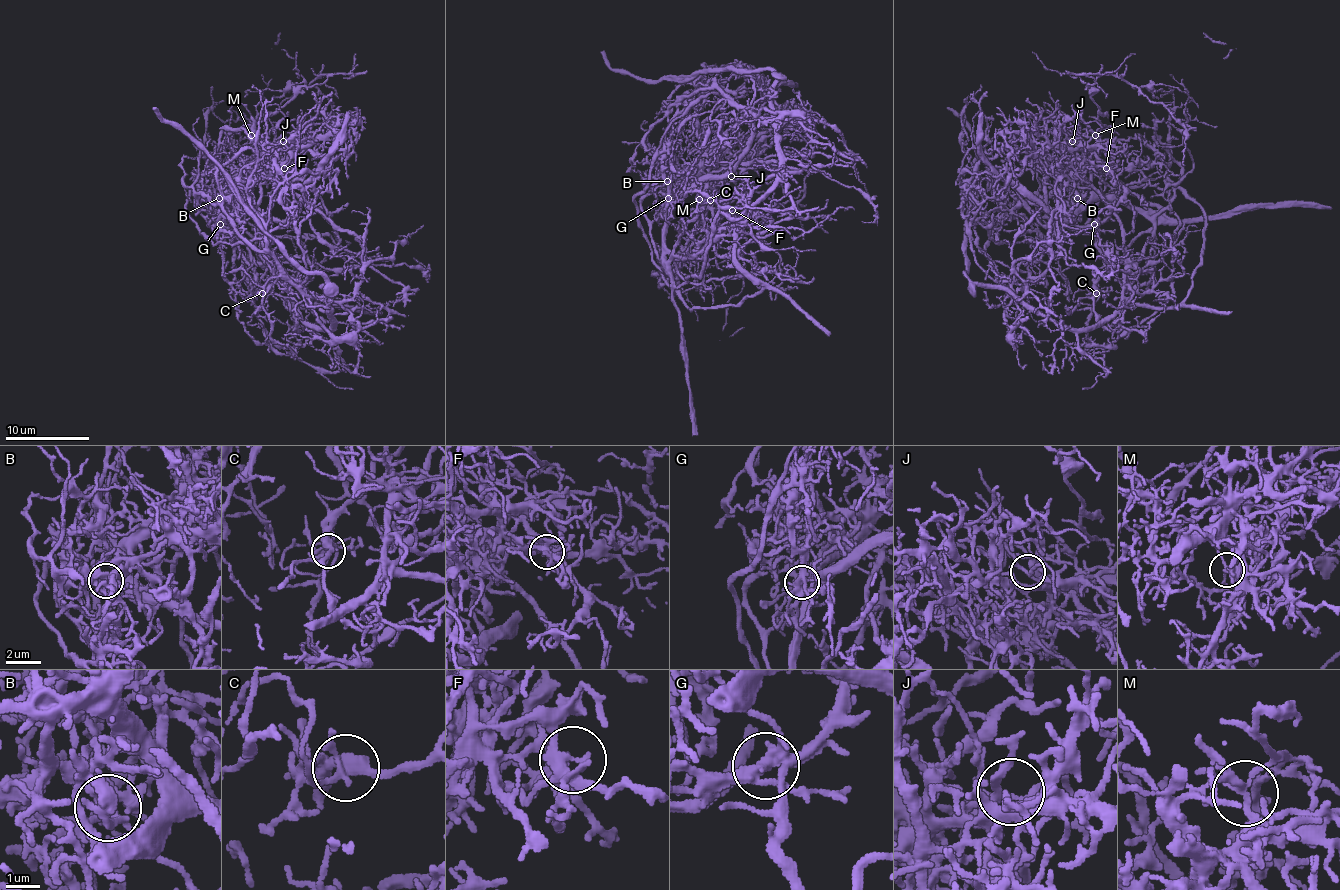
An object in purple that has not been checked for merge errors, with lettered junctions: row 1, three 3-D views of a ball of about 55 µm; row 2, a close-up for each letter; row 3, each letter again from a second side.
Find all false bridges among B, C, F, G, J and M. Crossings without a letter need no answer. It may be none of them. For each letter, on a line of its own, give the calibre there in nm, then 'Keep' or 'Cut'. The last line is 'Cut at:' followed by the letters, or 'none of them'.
B: Thickness 240 nm. Cut
C: Thickness 240 nm. Keep
F: Thickness 320 nm. Keep
G: Thickness 360 nm. Cut
J: Thickness 160 nm. Keep
M: Thickness 190 nm. Cut
Cut at: B, G, M

